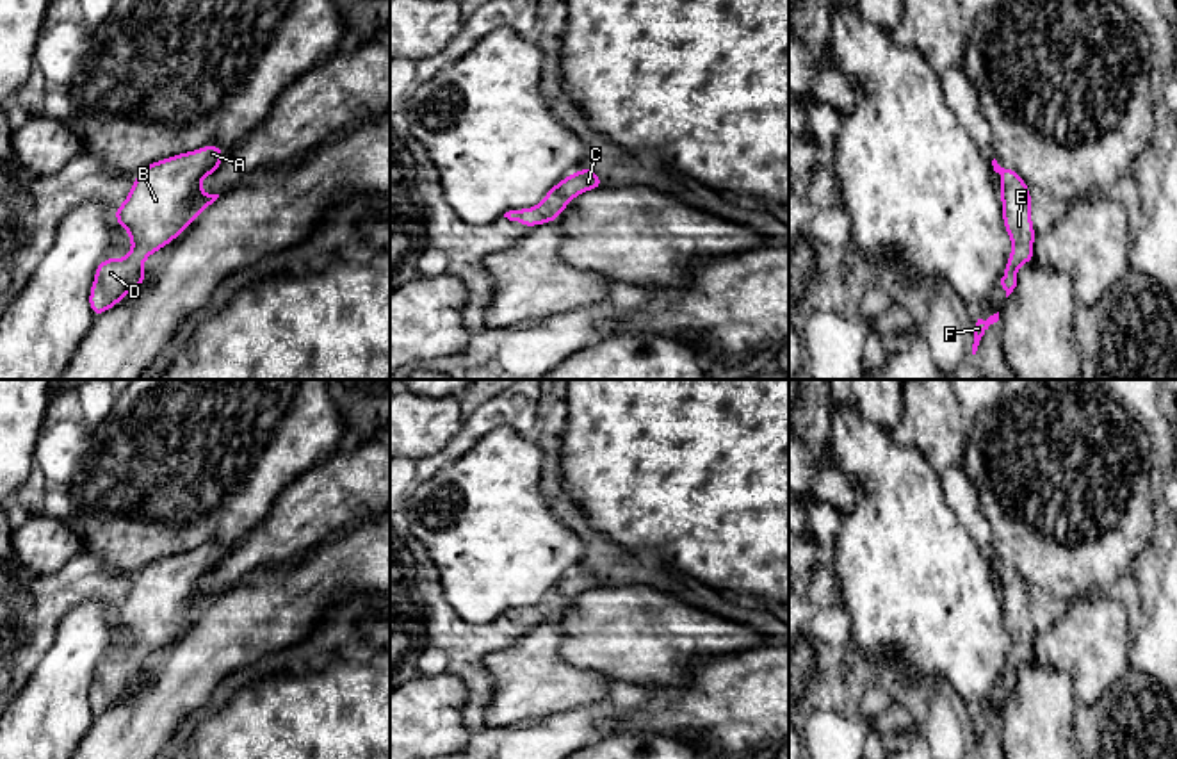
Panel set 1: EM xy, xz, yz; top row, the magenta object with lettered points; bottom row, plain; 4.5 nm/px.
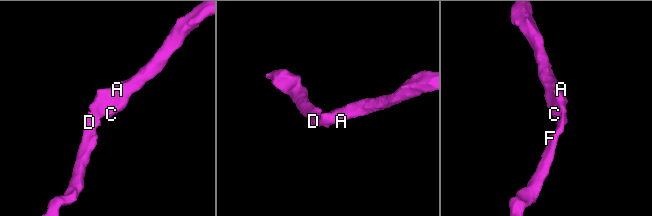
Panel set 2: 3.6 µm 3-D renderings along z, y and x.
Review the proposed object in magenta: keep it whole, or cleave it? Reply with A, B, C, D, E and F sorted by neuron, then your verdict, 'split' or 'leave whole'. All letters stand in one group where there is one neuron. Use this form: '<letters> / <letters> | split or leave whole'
A B C D E F | leave whole

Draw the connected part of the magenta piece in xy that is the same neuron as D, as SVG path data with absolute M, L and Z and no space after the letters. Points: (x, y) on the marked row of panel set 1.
M208 144L151 162L139 171L126 200L114 210L116 223L128 232L134 246L128 257L103 258L96 265L89 292L94 317L146 283L144 260L182 235L219 198L203 192L199 182L219 173L224 153L217 144Z

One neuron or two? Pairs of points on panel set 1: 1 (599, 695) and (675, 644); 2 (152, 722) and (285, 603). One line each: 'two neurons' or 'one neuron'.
1: two neurons
2: one neuron

